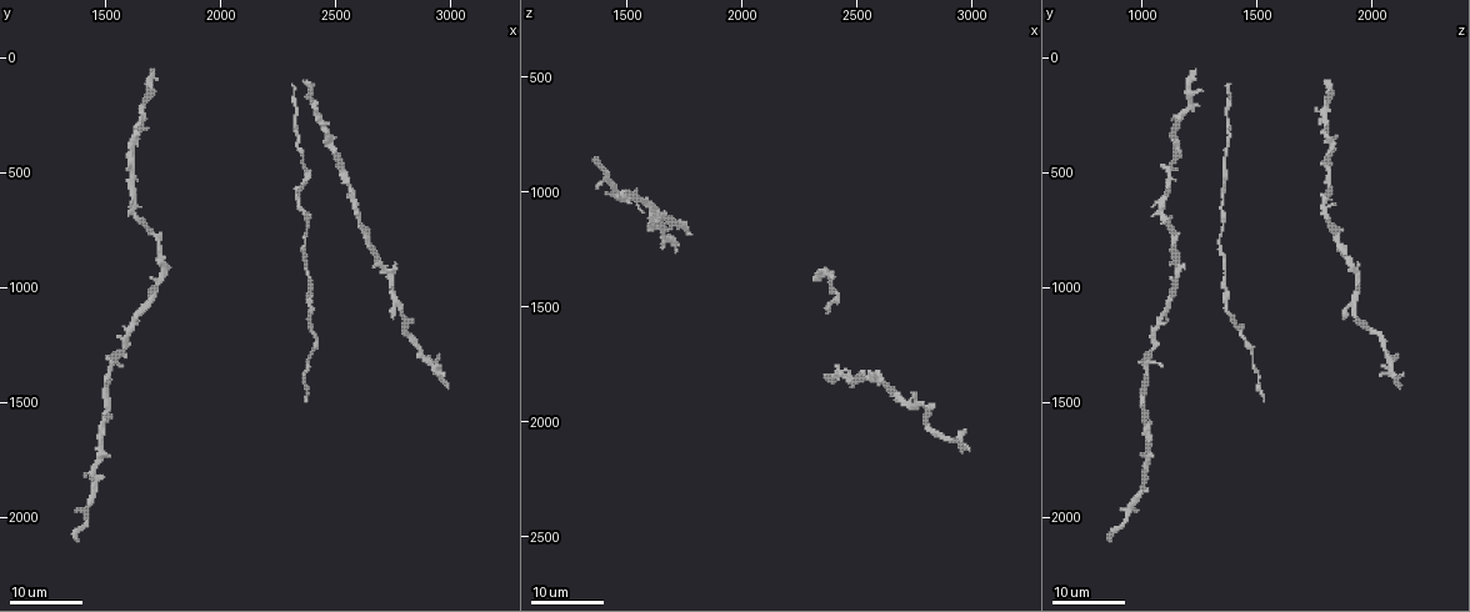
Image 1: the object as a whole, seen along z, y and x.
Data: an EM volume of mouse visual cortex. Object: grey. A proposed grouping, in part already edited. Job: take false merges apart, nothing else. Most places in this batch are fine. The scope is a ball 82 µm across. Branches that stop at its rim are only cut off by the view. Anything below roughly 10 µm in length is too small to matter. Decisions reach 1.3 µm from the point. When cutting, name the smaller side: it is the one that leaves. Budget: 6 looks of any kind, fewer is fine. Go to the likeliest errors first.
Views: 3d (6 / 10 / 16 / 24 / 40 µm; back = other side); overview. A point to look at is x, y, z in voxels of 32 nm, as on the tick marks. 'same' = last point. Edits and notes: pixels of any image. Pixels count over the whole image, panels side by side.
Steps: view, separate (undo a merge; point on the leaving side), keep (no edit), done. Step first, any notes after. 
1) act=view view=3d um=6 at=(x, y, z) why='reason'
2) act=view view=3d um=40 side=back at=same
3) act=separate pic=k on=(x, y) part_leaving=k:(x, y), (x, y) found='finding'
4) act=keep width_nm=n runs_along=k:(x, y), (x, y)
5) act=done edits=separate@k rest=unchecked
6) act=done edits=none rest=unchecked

act=view view=3d um=16 at=(1770, 900, 1180)

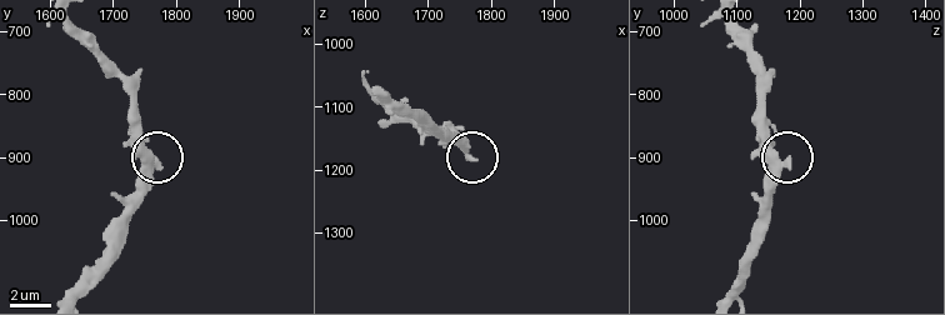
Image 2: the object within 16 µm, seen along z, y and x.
act=view view=3d um=10 at=(1770, 910, 1180) why='closer look'

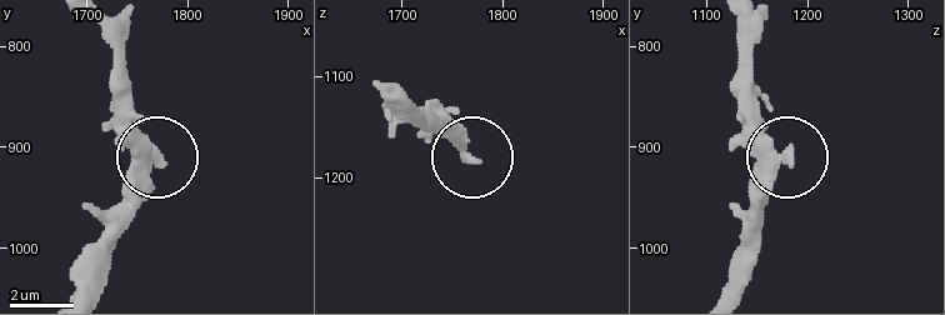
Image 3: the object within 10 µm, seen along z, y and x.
act=keep side_arm_um=45 runs_along=3:(736, 24), (748, 120), (783, 155), (761, 223) found='one neuron here'

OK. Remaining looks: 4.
act=view view=3d um=24 at=(2350, 840, 1340)

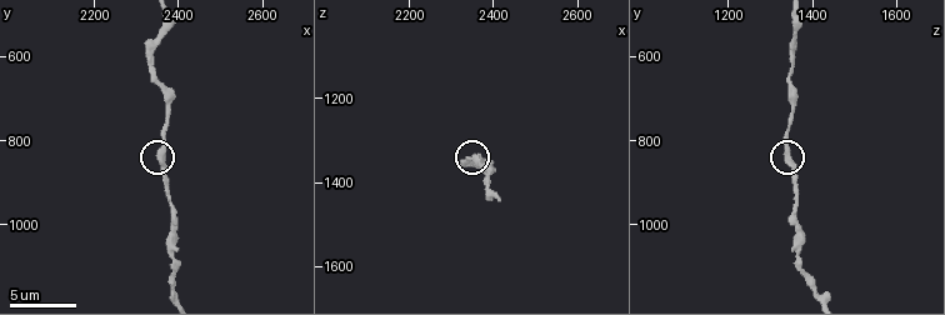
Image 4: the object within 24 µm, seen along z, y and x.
act=view view=3d um=10 at=(2355, 845, 1350)

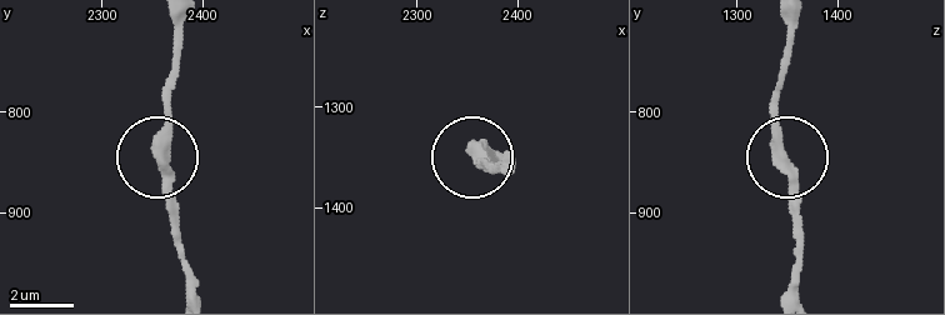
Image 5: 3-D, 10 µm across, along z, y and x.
act=keep width_nm=390 found='continuous, no second neuron'

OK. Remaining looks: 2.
act=view view=3d um=16 at=(2395, 990, 1360)

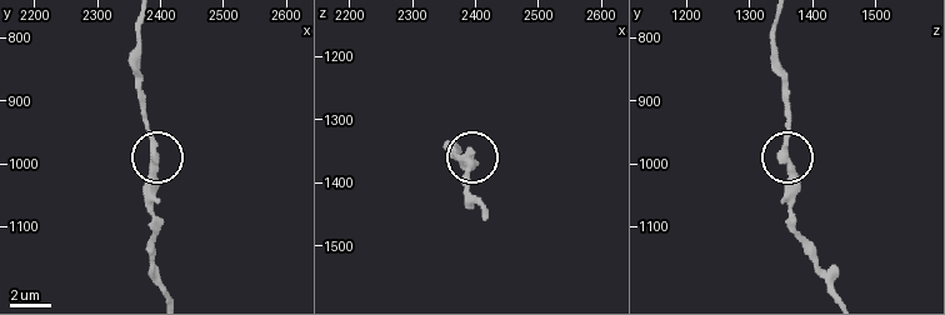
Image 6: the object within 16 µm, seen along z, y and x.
act=keep found='continuous, no second neuron'

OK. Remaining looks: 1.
act=done edits=none rest=unchecked

